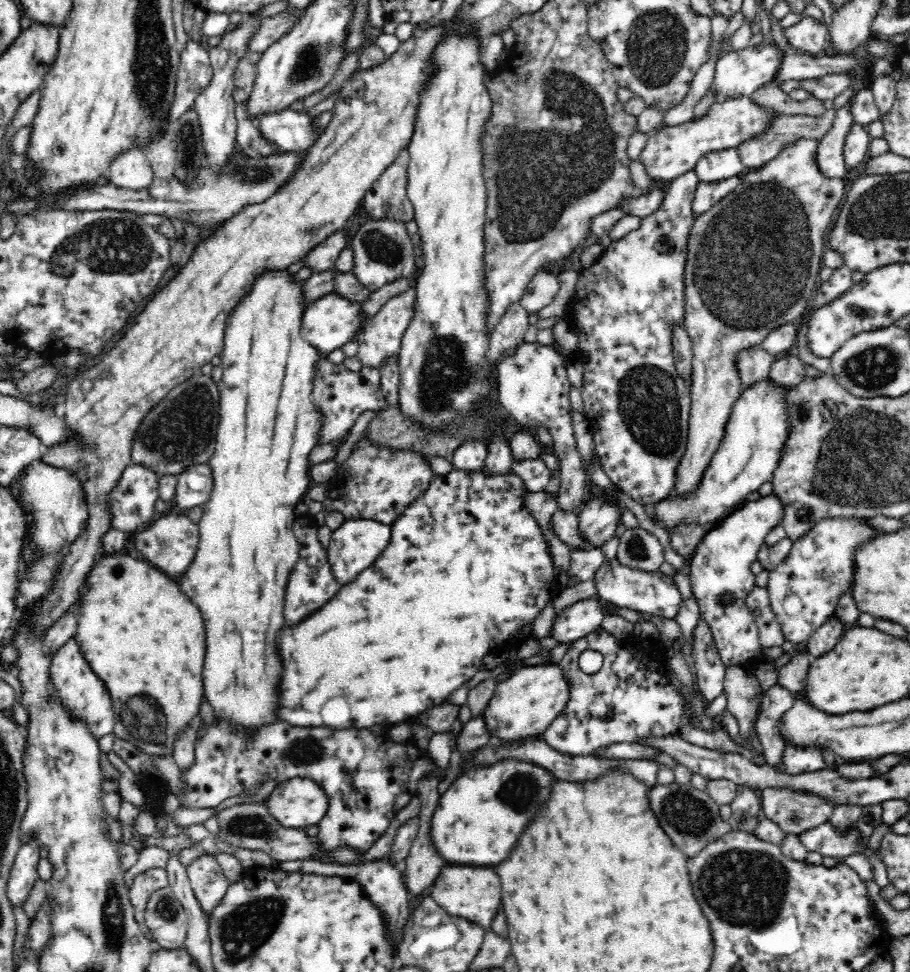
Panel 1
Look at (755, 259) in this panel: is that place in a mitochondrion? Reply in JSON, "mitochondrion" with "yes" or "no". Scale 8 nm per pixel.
{"mitochondrion":"yes"}

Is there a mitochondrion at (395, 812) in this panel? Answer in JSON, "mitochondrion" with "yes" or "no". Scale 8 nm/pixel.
{"mitochondrion":"no"}

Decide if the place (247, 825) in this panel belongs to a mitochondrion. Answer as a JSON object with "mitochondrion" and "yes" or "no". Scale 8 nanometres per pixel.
{"mitochondrion":"yes"}

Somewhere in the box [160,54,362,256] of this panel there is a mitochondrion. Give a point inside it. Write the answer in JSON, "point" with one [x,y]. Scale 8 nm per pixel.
{"point":[248,174]}

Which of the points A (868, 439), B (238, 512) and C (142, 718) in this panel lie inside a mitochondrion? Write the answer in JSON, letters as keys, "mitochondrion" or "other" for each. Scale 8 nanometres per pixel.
{"A":"mitochondrion","B":"other","C":"mitochondrion"}

